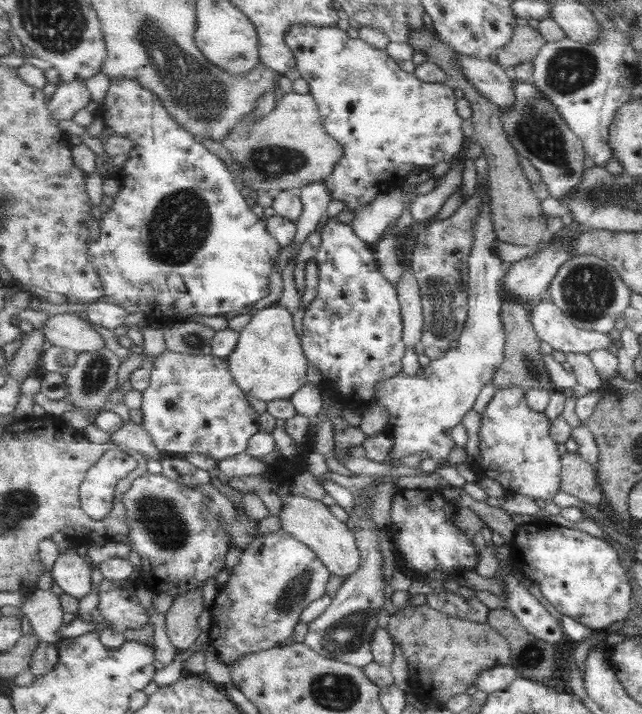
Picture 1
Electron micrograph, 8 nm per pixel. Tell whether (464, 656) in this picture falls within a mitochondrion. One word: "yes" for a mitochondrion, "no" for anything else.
no

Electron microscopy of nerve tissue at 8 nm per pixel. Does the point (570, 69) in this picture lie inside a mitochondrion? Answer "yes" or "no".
yes

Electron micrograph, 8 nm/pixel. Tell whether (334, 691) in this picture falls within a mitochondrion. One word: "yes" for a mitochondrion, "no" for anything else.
yes

